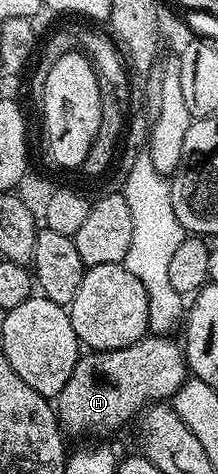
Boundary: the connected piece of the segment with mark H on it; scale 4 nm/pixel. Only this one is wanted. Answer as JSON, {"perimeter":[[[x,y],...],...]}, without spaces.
{"perimeter":[[[148,333],[141,341],[125,349],[80,354],[77,365],[73,365],[73,374],[69,376],[69,381],[65,381],[65,389],[61,389],[57,396],[59,426],[68,436],[103,435],[113,427],[121,426],[131,414],[134,416],[144,408],[148,401],[170,400],[188,377],[189,368],[184,348],[180,344],[178,347],[171,337],[163,333]]]}

